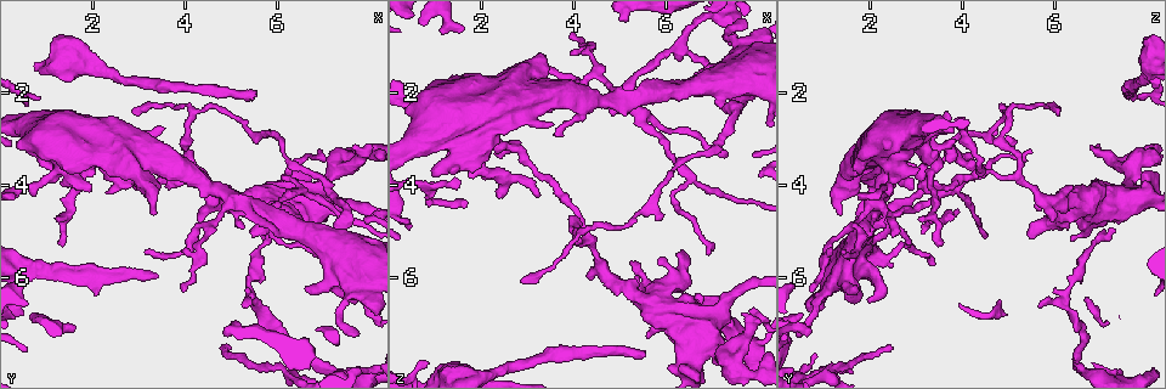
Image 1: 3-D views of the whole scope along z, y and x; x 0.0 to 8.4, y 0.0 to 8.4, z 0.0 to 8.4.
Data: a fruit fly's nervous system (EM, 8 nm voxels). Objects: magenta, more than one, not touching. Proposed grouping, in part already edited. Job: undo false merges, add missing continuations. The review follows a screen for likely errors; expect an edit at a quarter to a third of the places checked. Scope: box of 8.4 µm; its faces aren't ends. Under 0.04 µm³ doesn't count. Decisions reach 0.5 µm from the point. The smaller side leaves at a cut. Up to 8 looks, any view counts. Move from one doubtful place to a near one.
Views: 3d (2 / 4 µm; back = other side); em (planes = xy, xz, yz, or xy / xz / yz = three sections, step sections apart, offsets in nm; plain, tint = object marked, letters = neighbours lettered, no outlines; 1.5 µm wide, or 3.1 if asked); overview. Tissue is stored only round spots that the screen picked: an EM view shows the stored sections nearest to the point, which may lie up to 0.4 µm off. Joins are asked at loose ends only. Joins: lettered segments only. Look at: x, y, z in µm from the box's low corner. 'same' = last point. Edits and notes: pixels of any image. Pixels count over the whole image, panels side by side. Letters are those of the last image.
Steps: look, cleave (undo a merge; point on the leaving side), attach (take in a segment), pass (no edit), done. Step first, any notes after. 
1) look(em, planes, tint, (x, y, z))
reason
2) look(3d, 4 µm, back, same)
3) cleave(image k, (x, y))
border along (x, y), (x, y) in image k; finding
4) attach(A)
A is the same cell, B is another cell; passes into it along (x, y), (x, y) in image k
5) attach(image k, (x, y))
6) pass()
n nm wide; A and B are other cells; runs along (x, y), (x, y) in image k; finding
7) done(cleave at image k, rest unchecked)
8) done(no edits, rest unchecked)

look(3d, 4 µm, (5.55, 1.95, 7.75))
end of a long branch

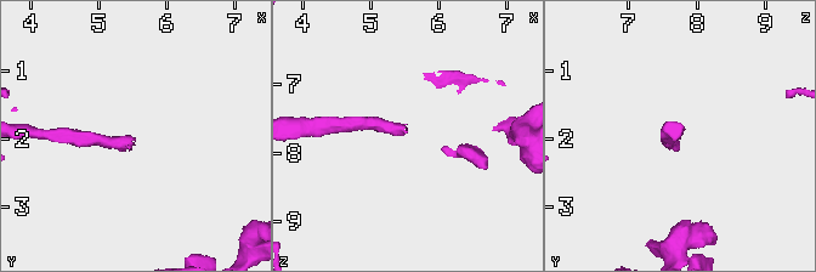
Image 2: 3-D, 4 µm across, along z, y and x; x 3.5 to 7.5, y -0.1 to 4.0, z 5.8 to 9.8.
look(em, yz, step 4, tint, (5.60, 2.05, 7.75))
need the tissue

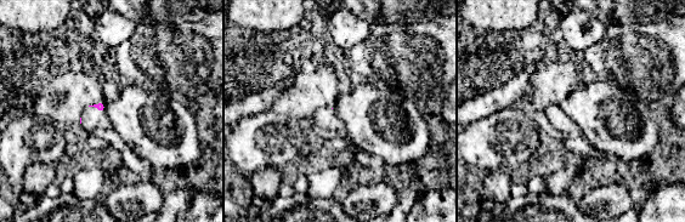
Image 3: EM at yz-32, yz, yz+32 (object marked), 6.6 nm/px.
look(em, planes, letters, same)

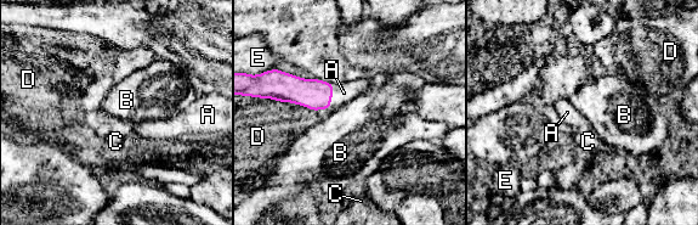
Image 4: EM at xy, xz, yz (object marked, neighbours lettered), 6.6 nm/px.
attach(A)
A is the same cell, B, C, D and E are other cells; passes into it along (315, 94), (332, 95), (344, 93) in image 4; it goes on there

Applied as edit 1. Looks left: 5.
look(3d, 2 µm, (3.15, 5.40, 1.45))

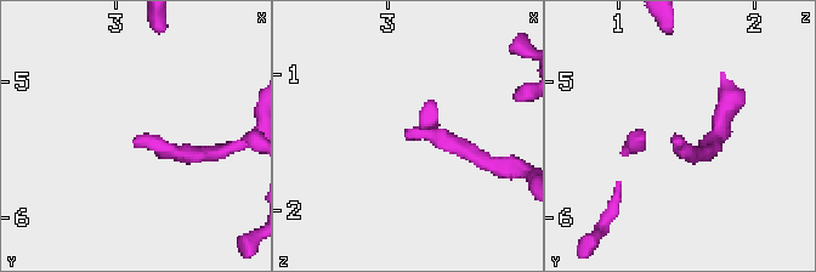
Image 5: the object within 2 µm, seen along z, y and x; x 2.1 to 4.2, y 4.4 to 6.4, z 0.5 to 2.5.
look(em, planes, letters, (3.16, 5.44, 1.42))
shape alone is not enough

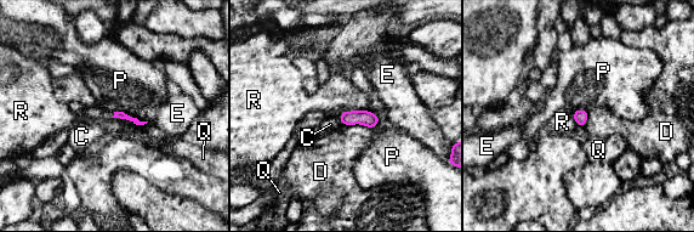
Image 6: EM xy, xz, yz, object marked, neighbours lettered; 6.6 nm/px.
pass()
C, D, E, P, Q and R are other cells; border along (112, 117), (136, 124), (148, 122) in image 6; no lettered segment goes on from it

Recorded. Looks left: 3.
look(em, planes, letters, (3.20, 3.35, 4.25))
branch stops here

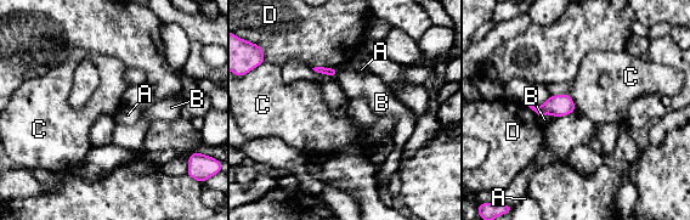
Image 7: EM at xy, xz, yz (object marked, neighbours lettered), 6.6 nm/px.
pass()
D touches over 170 nm; A, B, C and D are other cells; border along (567, 94), (576, 110) in image 7; no lettered segment goes on from it

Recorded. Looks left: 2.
done(attach at image 4, rest unchecked)

